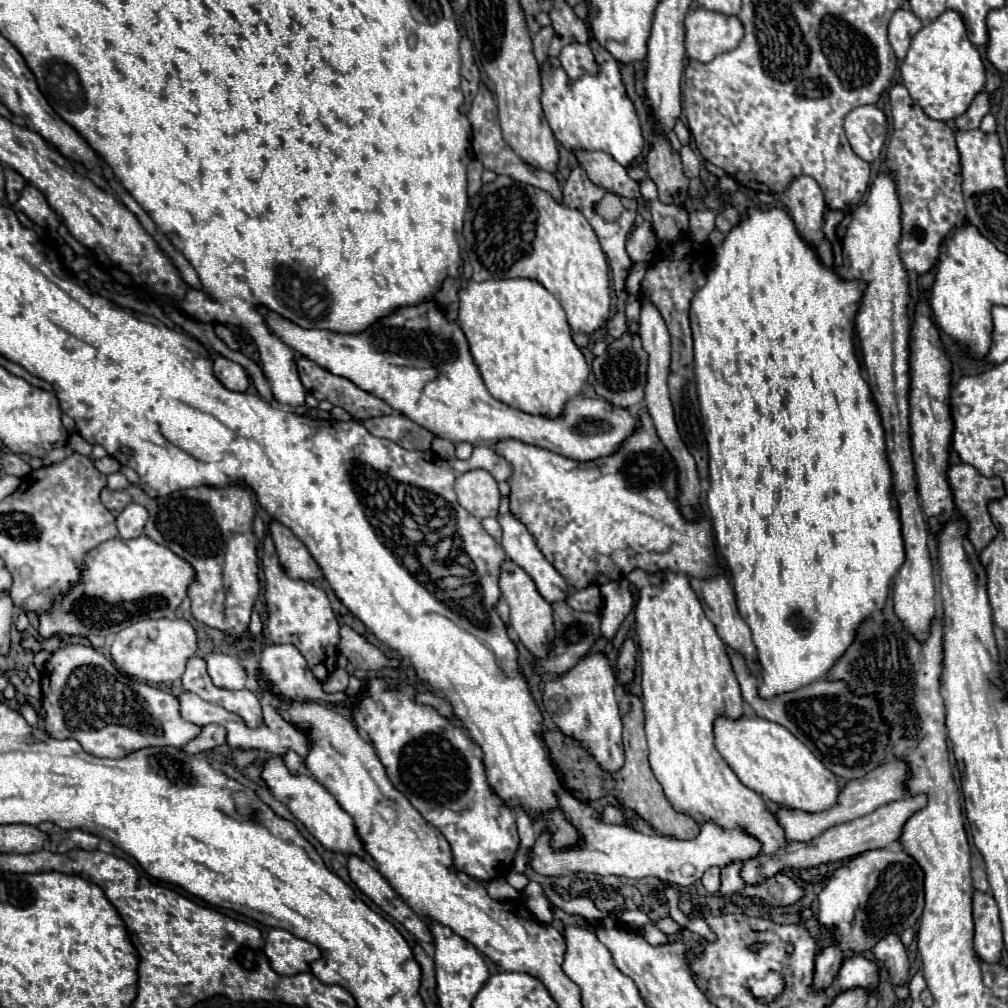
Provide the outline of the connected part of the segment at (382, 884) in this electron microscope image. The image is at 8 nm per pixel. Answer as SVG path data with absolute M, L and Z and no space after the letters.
M348 855L348 871L350 879L356 887L368 895L380 909L384 909L390 917L402 923L418 941L432 943L432 933L428 925L400 899L400 895L388 885L388 881L372 867L366 859L358 855Z

